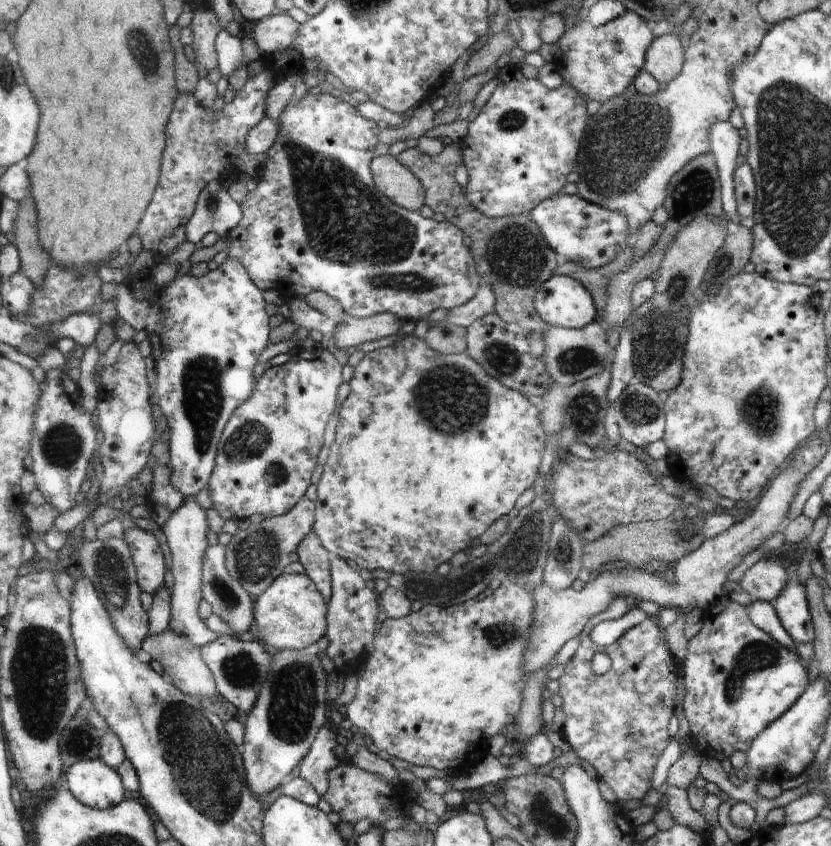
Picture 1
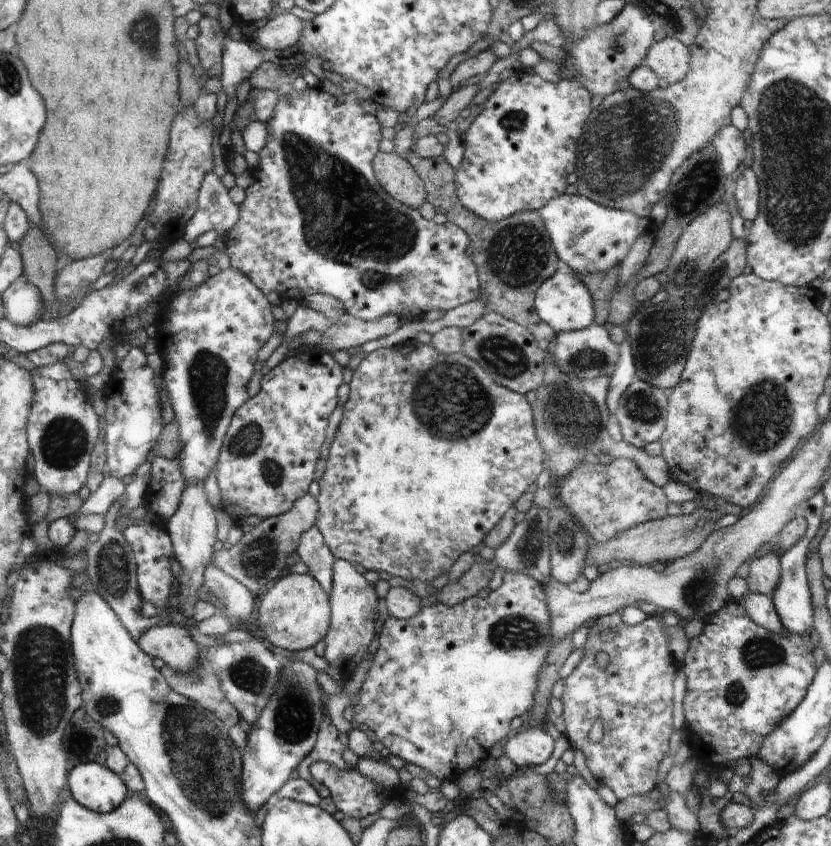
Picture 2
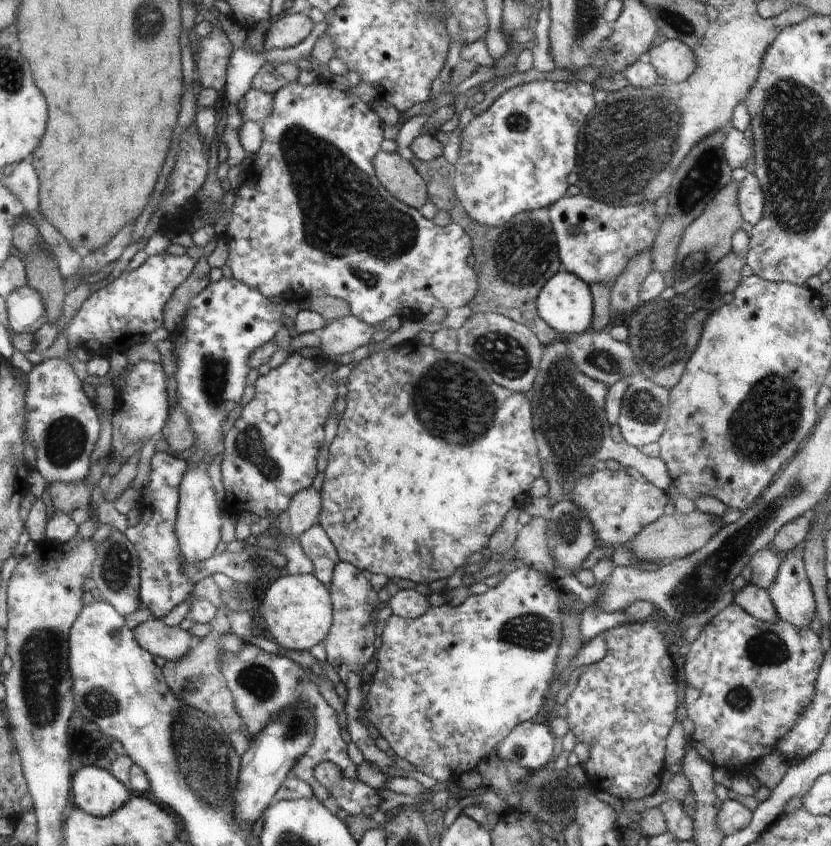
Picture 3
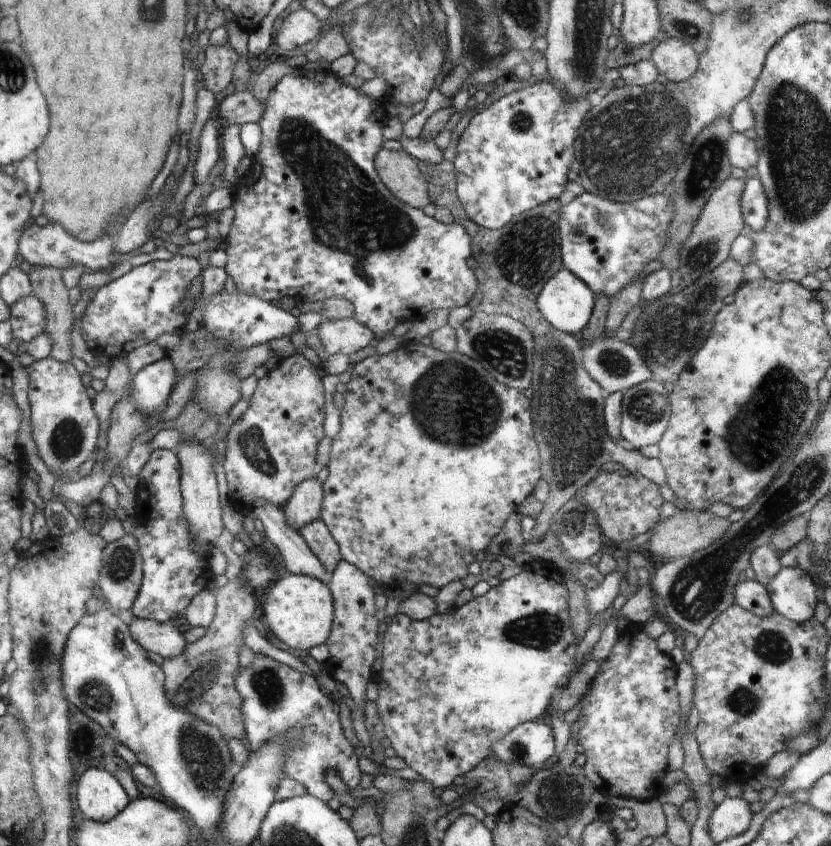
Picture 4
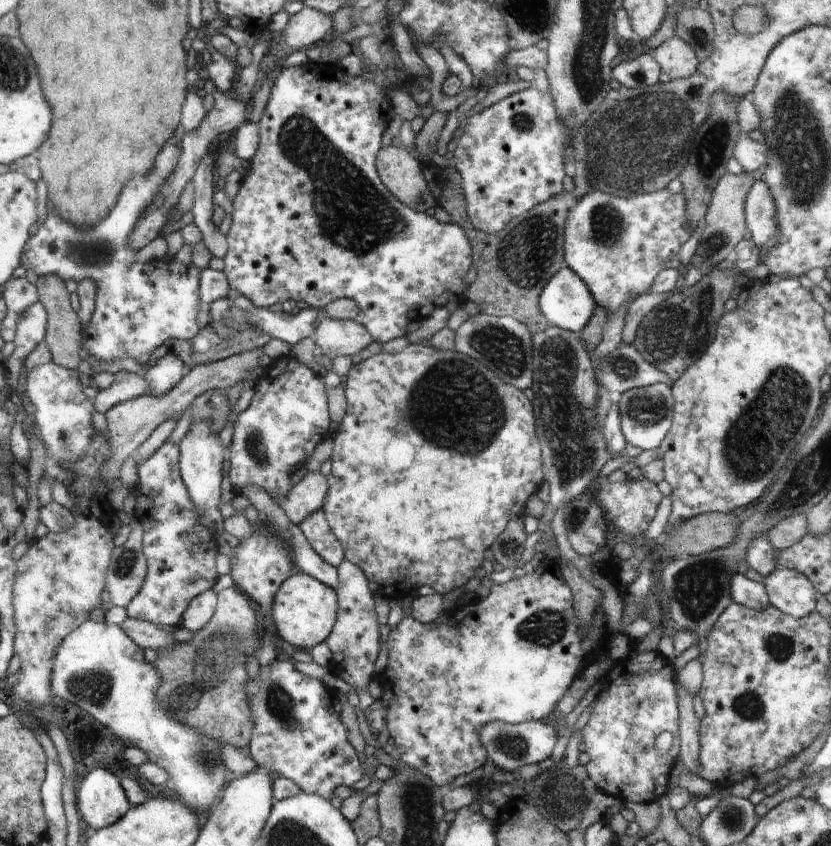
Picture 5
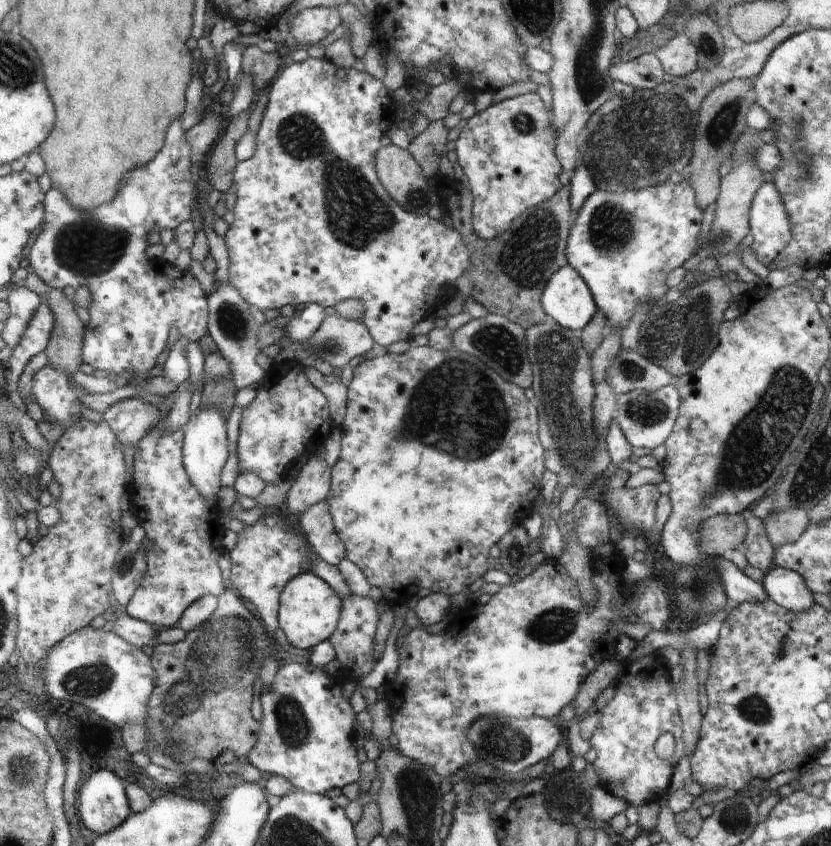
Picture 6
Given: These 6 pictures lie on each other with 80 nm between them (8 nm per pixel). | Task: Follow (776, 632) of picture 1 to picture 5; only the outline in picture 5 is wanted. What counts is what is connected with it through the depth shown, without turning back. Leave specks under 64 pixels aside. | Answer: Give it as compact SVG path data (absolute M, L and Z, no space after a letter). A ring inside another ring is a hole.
M738 572L731 576L729 583L732 602L757 611L770 605L770 596L762 583L748 579Z

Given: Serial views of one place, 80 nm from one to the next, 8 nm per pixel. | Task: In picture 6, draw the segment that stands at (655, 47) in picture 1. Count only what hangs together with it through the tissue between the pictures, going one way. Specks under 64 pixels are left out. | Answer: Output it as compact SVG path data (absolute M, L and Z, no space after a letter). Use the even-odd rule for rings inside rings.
M684 34L668 38L654 53L666 74L685 77L698 69L698 48Z

